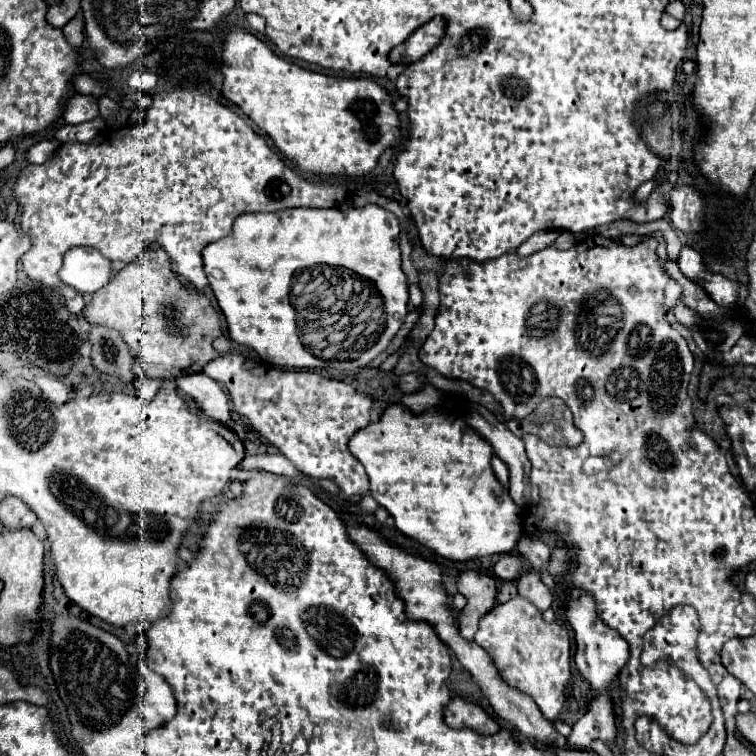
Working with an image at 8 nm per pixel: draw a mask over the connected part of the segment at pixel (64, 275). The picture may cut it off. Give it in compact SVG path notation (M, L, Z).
M74 248L64 254L60 280L80 294L94 294L114 278L110 260L96 248Z

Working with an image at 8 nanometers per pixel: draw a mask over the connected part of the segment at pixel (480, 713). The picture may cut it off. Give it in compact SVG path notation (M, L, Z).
M454 698L444 710L444 722L450 728L470 728L478 734L498 734L500 726L476 704Z

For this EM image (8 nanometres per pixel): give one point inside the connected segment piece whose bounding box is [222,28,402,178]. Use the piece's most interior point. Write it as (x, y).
(332, 126)

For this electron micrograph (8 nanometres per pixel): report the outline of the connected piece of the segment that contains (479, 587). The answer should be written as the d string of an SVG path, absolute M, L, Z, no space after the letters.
M466 570L462 572L458 580L458 592L466 598L466 606L460 612L460 634L466 640L472 640L476 634L476 626L482 614L492 610L496 602L496 582L494 578L476 572L476 570Z

